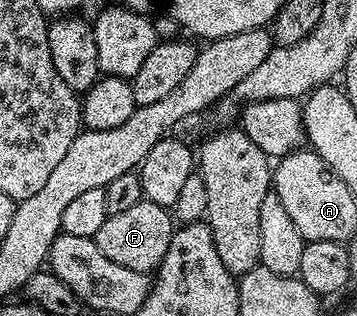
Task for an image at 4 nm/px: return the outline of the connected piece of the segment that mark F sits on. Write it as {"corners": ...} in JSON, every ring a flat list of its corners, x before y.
{"corners":[[142,199,125,211,110,213,103,227,99,227,95,240,99,249,115,263,149,275,160,265,163,255,167,255,174,232,174,214,164,205]]}

